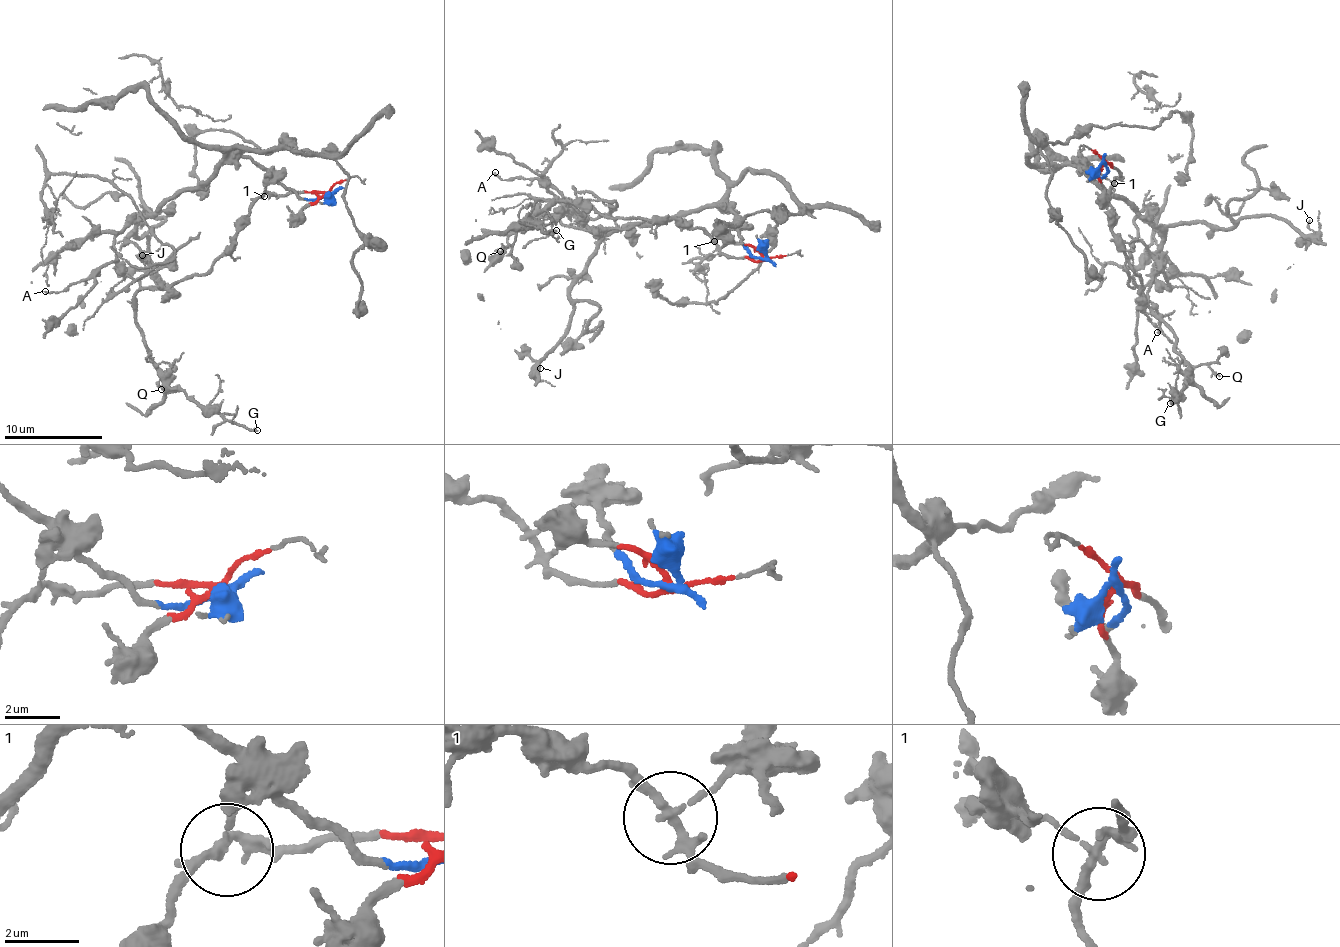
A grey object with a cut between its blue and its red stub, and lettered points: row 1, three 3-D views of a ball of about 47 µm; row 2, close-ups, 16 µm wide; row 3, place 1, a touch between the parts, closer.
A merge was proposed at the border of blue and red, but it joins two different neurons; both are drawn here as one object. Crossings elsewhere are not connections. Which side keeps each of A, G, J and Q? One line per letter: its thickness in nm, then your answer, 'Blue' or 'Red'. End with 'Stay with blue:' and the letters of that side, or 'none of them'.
A: Thickness 140 nm. Blue
G: Thickness 180 nm. Red
J: Thickness 140 nm. Blue
Q: Thickness 200 nm. Red
Stay with blue: A, J

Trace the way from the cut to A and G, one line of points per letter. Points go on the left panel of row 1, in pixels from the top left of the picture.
A: (328, 192), (299, 196), (256, 165), (229, 160), (116, 236), (116, 259), (57, 292), (44, 291)
G: (328, 192), (267, 193), (205, 273), (136, 298), (159, 376), (256, 431)

